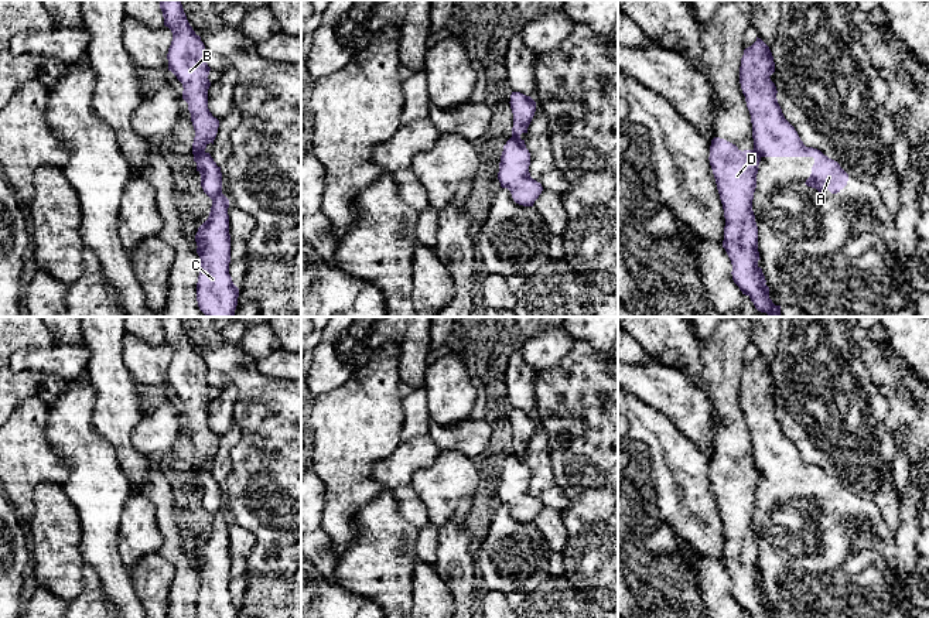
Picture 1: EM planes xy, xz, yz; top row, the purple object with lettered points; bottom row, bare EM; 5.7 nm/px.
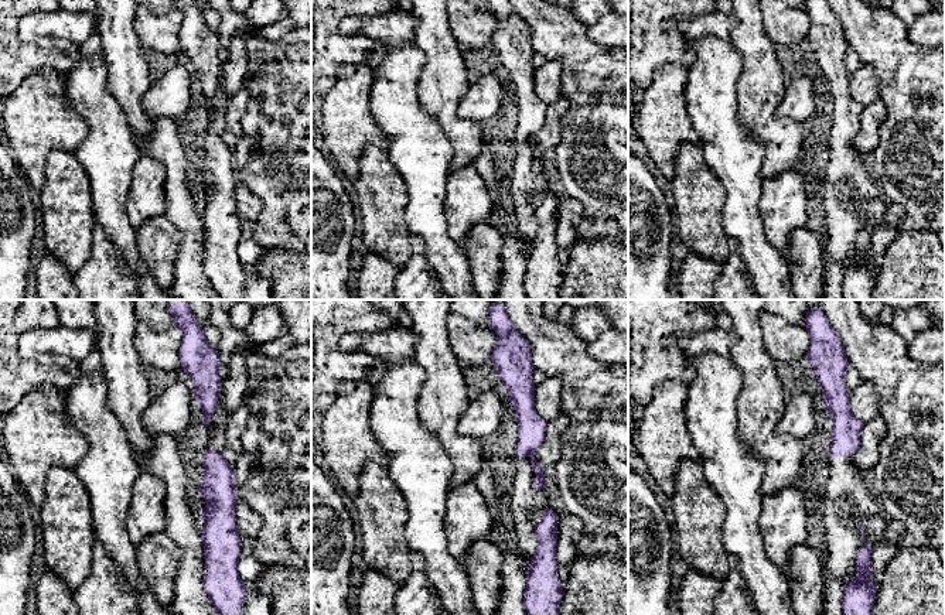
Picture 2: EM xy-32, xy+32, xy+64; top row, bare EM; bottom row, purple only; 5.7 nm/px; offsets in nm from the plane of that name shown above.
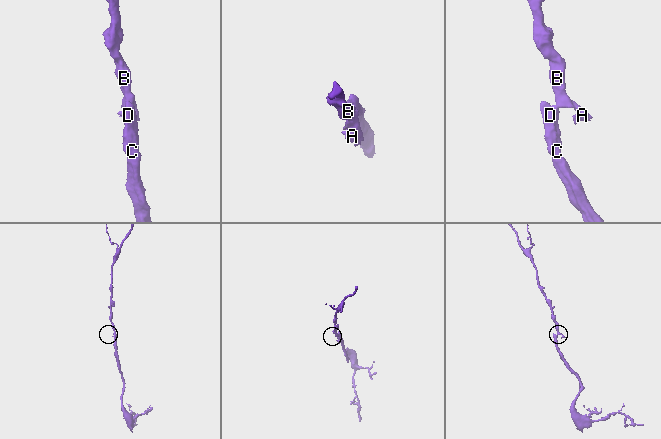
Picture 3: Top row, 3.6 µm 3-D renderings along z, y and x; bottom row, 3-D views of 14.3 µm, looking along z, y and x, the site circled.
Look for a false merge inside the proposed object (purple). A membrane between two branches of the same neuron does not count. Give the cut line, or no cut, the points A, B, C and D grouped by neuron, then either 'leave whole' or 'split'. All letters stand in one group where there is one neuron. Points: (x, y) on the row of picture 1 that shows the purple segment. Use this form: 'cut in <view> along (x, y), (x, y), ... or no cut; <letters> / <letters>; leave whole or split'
cut in xy along (204, 152), (198, 152), (194, 156); A B / C D; split

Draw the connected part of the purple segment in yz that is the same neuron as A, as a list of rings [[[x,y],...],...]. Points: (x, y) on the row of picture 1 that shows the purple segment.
[[[756,37],[756,41],[744,49],[740,66],[740,83],[752,123],[754,151],[761,157],[813,157],[814,164],[812,167],[812,174],[805,184],[816,188],[819,192],[824,188],[831,194],[840,192],[847,185],[848,174],[837,161],[829,158],[820,150],[803,144],[795,127],[785,119],[778,103],[778,91],[769,78],[773,72],[775,62],[772,52],[769,47]]]

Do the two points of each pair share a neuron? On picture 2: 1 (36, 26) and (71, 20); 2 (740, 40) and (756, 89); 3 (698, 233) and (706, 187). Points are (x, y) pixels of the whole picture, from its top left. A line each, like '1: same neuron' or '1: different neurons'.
1: same neuron
2: same neuron
3: same neuron

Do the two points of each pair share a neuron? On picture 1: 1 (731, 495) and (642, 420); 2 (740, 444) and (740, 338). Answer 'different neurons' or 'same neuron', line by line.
1: different neurons
2: same neuron

